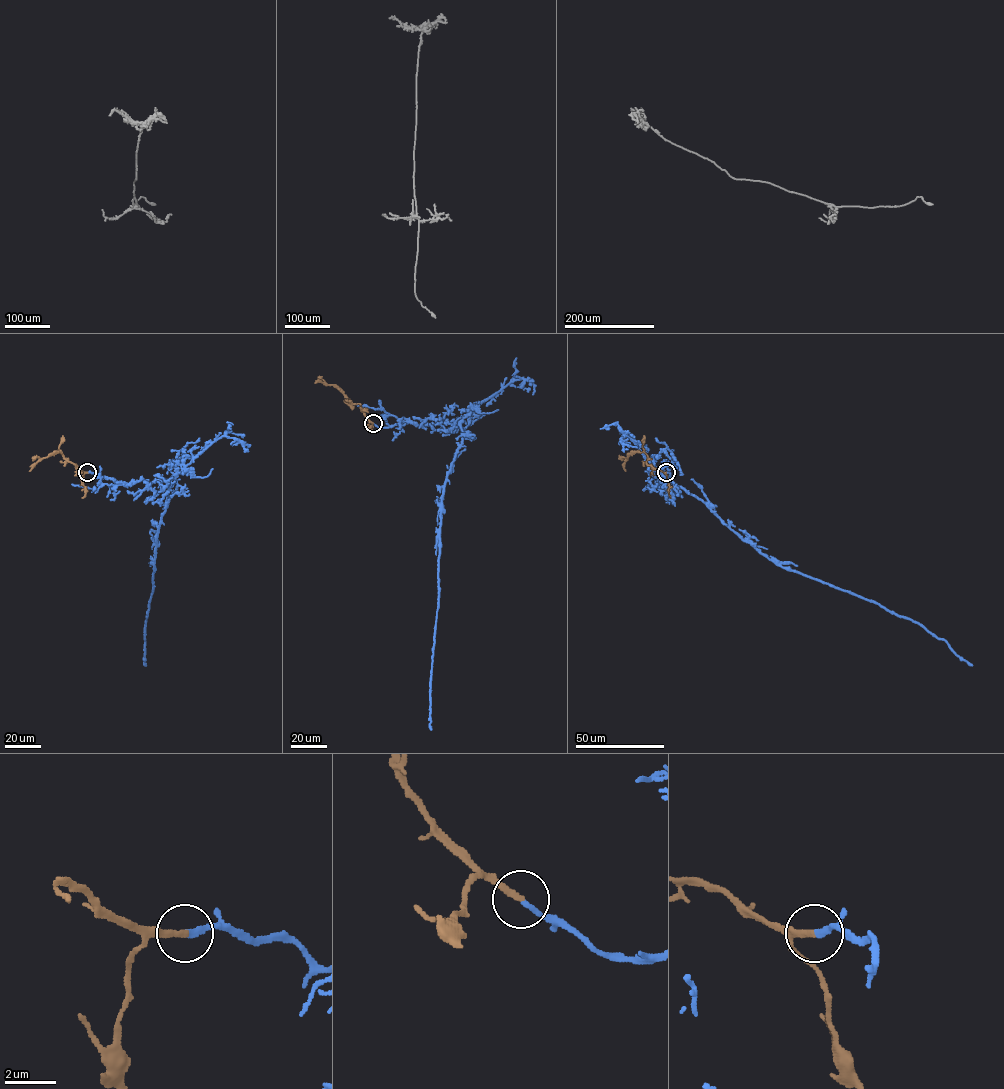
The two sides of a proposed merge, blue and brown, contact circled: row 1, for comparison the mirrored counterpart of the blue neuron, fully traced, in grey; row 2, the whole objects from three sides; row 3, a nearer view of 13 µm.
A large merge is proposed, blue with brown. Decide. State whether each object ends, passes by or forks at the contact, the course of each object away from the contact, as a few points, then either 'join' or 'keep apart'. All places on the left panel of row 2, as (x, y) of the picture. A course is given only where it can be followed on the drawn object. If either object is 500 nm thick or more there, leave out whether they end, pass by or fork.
blue ends | brown ends | blue via (87, 472), (126, 485), (173, 479), (177, 483), (156, 539), (153, 591), (145, 630), (146, 665) | brown via (87, 472), (68, 461), (61, 452), (56, 452), (40, 459), (29, 471) | join

